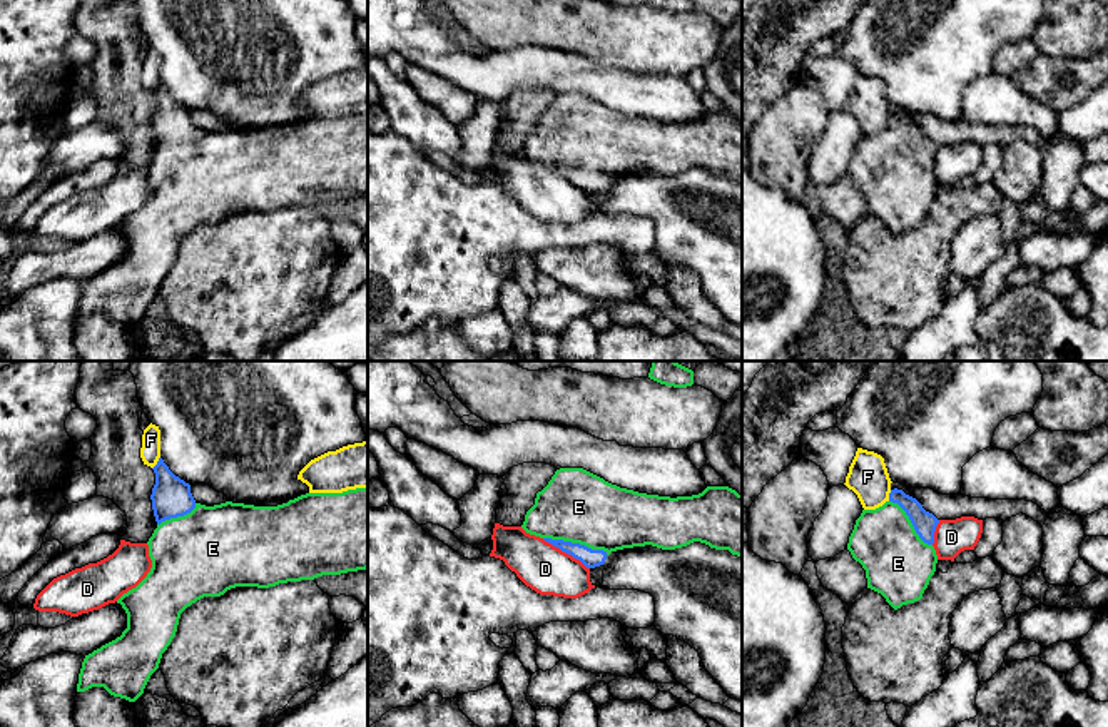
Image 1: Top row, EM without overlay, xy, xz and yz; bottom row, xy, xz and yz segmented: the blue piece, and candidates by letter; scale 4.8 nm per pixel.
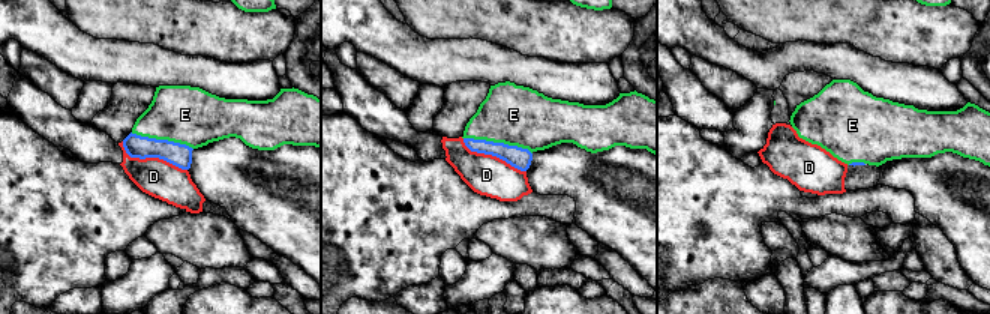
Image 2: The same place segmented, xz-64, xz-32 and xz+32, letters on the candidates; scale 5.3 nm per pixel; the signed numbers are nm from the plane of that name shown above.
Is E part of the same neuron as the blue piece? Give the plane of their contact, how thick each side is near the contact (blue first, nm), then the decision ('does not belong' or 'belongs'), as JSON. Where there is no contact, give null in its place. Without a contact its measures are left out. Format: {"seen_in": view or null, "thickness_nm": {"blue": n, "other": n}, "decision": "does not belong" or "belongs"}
{"seen_in": "xz", "thickness_nm": {"blue": 90, "other": 340}, "decision": "belongs"}

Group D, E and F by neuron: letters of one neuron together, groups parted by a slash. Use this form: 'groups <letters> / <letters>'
groups D / E / F

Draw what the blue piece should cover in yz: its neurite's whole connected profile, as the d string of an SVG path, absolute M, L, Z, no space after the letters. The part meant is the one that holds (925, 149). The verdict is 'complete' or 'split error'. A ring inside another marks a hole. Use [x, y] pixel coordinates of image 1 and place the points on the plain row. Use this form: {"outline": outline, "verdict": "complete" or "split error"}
{"outline": "M891 115L889 125L876 135L862 135L849 162L847 175L866 196L867 214L881 219L894 234L922 224L936 197L938 180L933 172L939 145L902 115Z", "verdict": "split error"}

